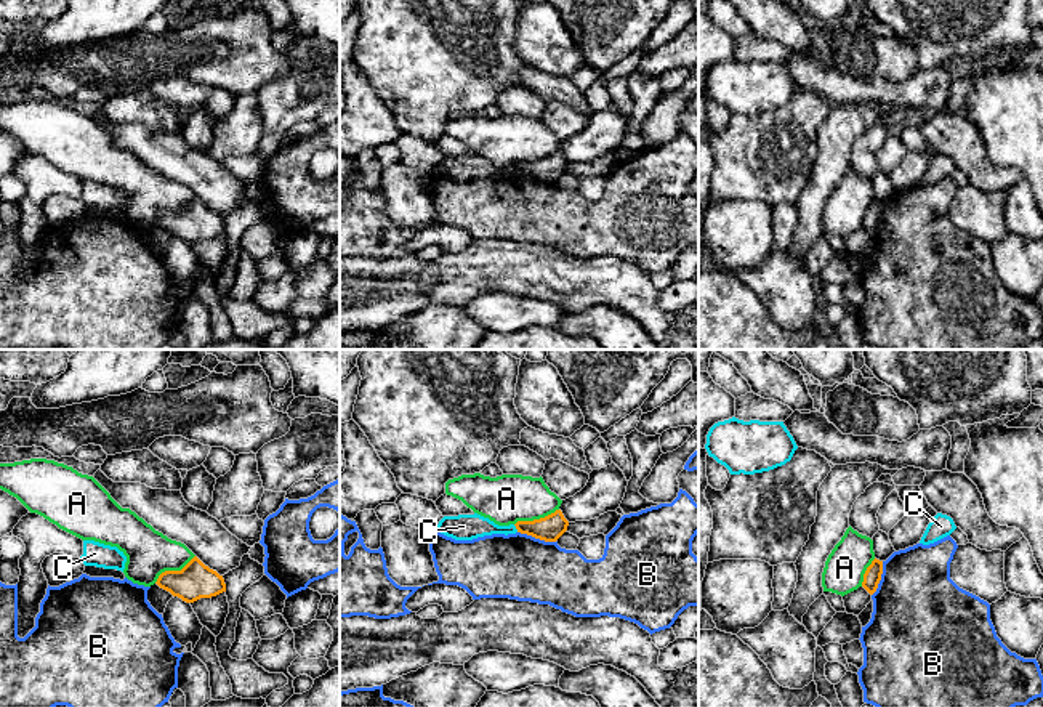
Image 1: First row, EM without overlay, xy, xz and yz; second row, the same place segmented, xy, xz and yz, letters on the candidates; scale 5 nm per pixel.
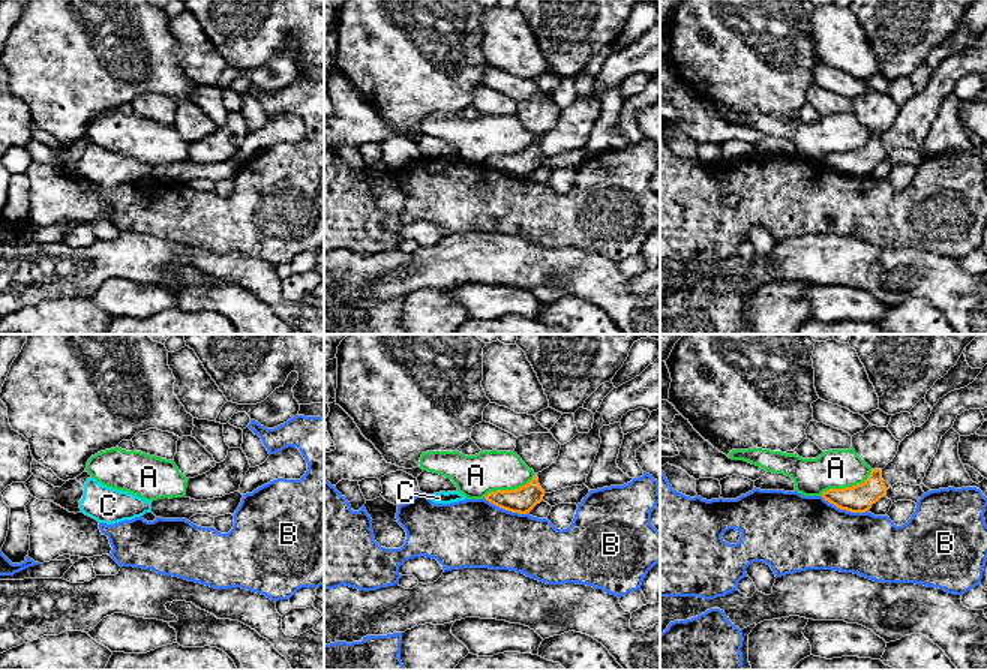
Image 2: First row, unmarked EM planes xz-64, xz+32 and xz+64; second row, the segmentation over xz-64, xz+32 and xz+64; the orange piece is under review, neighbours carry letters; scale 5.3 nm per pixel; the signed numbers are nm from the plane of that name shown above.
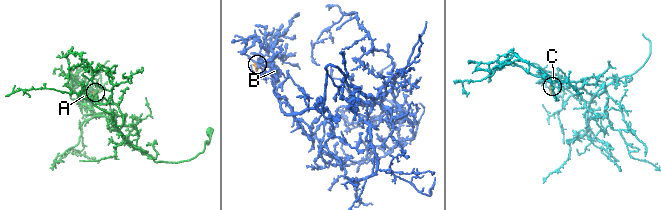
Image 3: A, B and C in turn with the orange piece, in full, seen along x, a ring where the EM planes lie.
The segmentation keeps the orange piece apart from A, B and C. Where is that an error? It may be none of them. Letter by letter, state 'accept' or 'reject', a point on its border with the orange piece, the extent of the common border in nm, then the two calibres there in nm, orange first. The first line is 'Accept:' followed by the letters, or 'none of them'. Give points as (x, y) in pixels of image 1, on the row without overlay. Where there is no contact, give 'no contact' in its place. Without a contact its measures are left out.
Accept: none of them
A: reject | xz (535, 161) | 240 nm | 130/240 nm
B: reject | xz (537, 178) | 200 nm | 130/340 nm
C: reject | xz (516, 169) | 50 nm | 130/130 nm

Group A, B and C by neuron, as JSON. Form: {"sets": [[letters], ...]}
{"sets": [["A"], ["B"], ["C"]]}

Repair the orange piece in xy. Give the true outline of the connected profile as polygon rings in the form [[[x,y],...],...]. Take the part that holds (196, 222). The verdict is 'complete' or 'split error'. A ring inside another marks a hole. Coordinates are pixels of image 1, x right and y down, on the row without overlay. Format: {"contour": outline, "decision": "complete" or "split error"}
{"contour": [[[194,197],[181,212],[165,212],[155,223],[160,229],[186,244],[211,239],[226,232],[223,216]]], "decision": "complete"}

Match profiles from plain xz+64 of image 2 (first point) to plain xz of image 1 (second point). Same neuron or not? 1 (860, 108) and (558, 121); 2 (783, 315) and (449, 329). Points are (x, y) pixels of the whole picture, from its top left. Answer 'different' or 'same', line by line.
1: same
2: same

